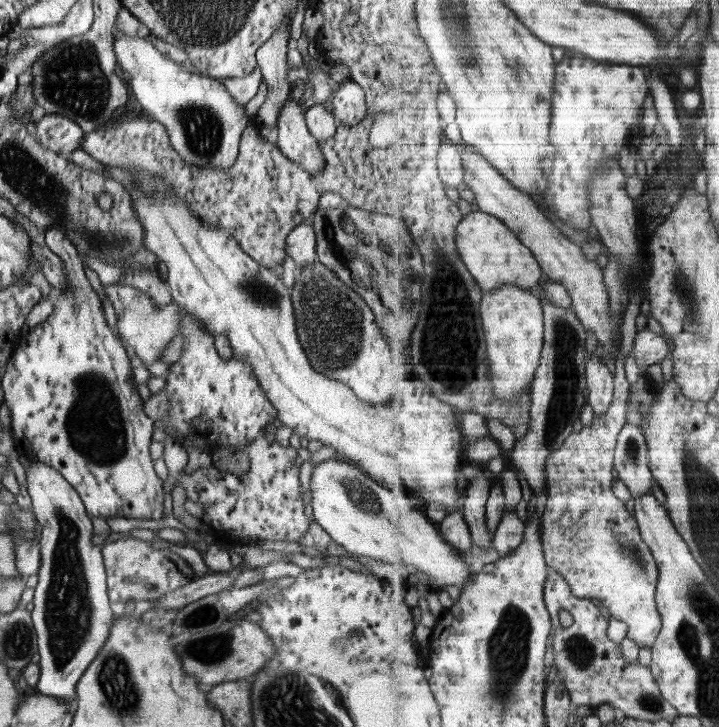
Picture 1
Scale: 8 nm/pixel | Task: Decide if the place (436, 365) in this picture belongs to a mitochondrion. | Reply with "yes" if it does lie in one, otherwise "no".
yes

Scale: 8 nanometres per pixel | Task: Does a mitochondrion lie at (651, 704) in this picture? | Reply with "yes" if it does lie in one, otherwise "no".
yes

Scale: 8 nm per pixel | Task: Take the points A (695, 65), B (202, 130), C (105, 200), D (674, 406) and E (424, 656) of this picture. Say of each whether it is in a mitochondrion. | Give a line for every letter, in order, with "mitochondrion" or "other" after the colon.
A: other
B: mitochondrion
C: mitochondrion
D: other
E: other

